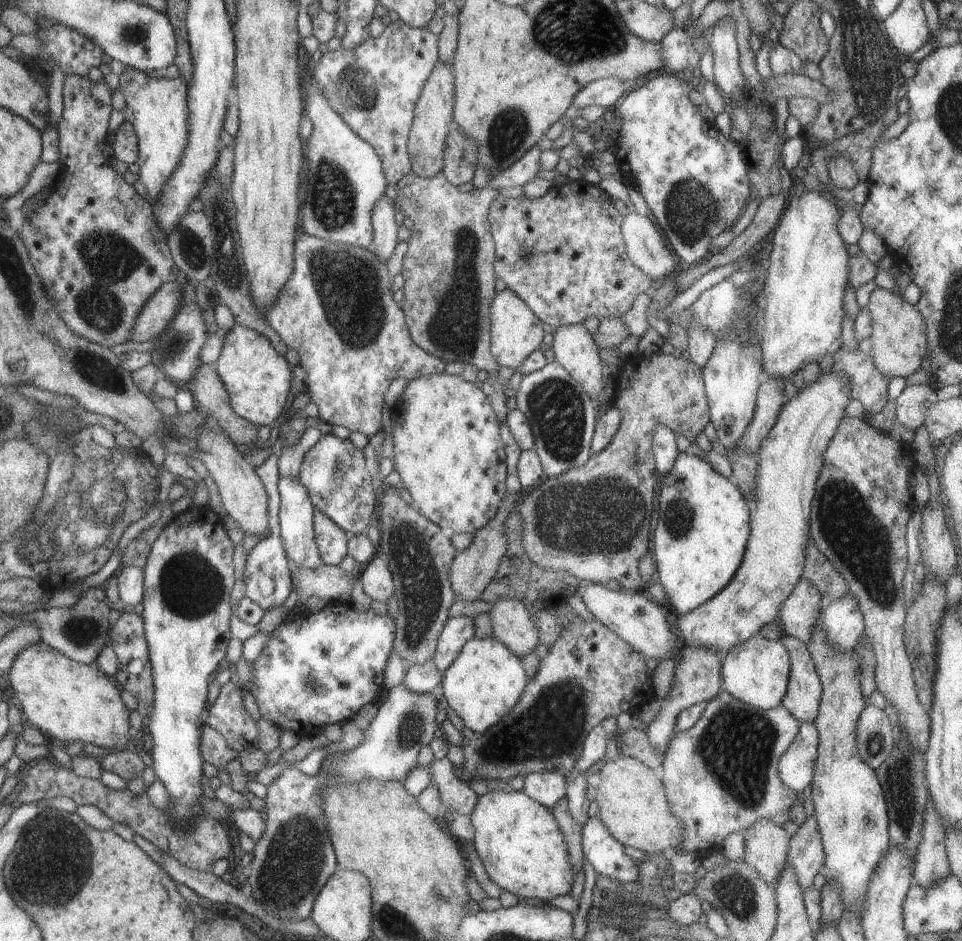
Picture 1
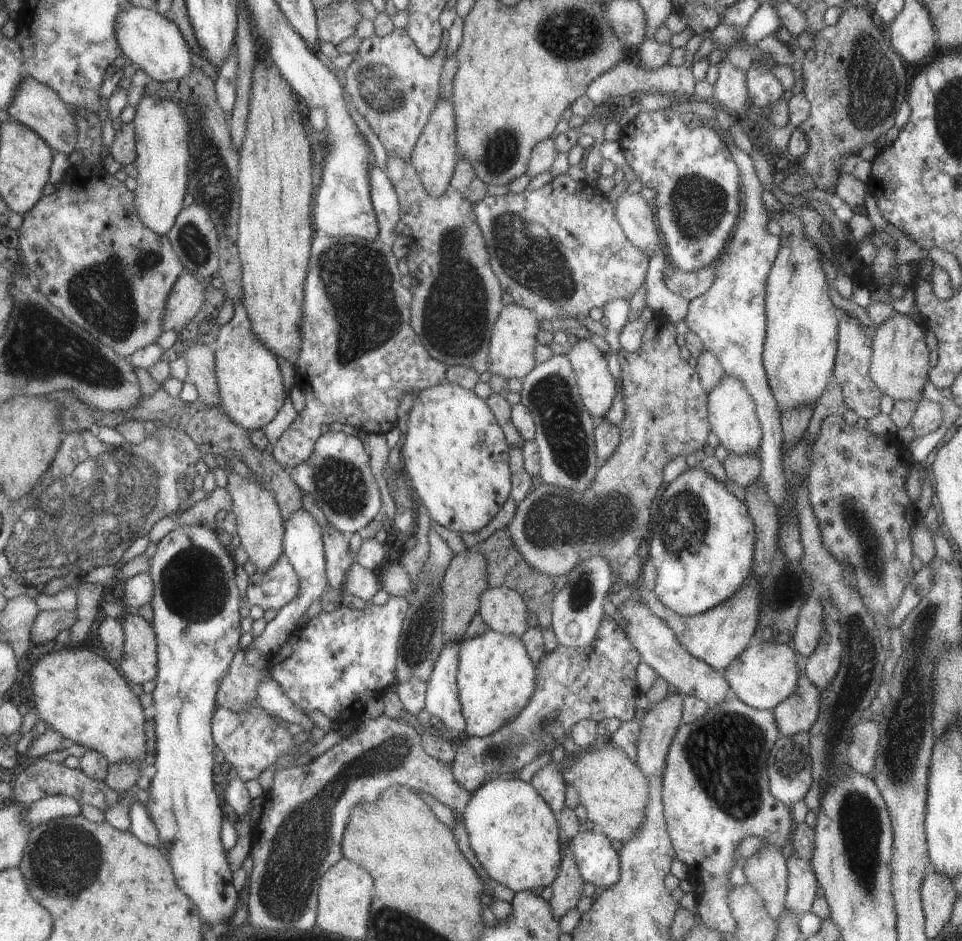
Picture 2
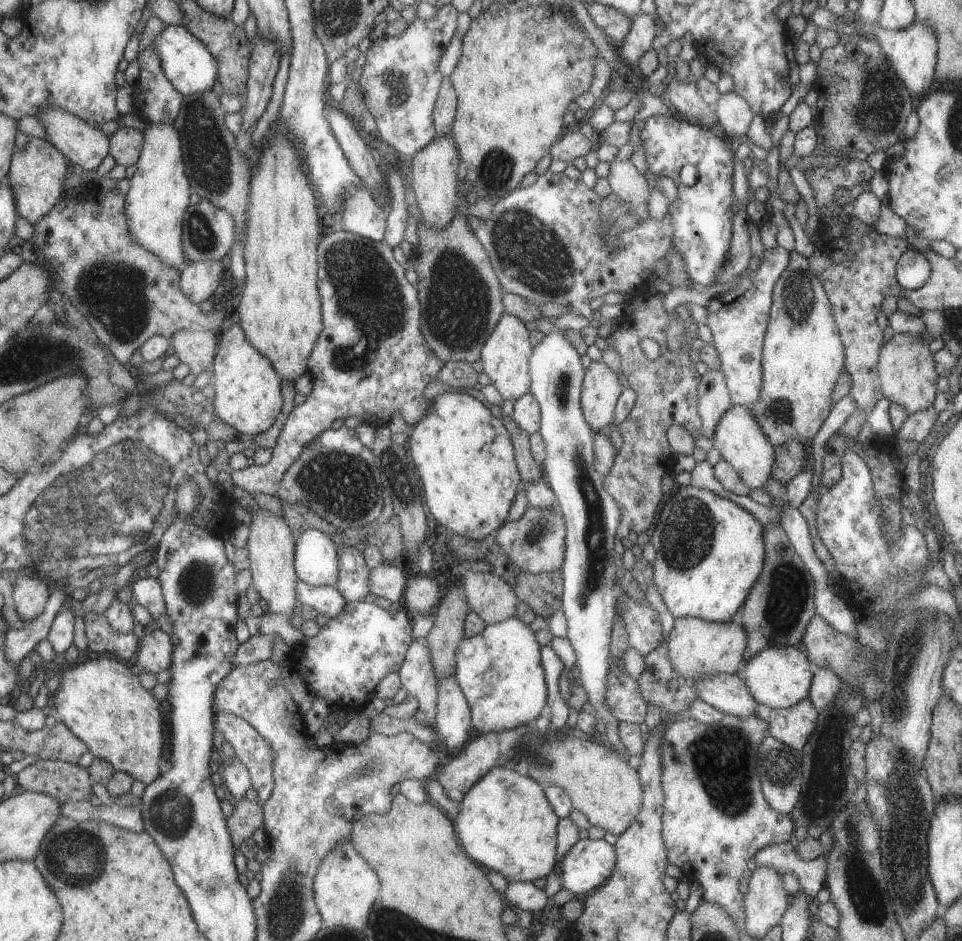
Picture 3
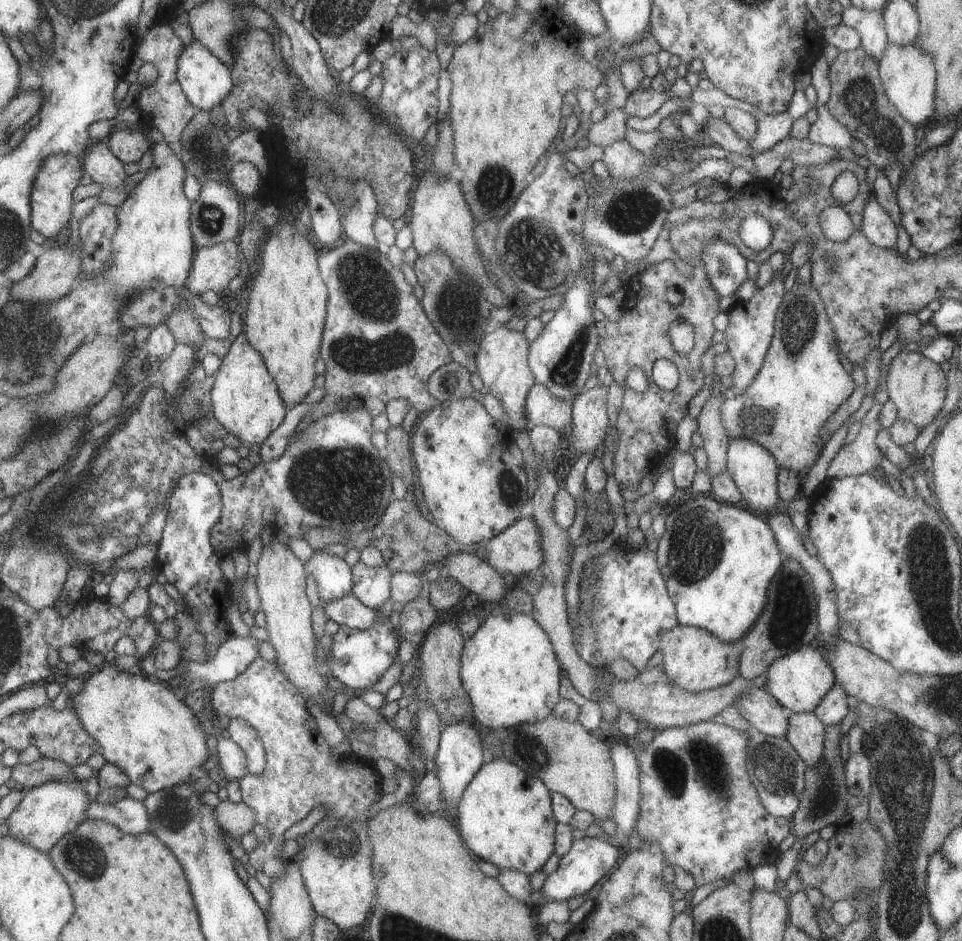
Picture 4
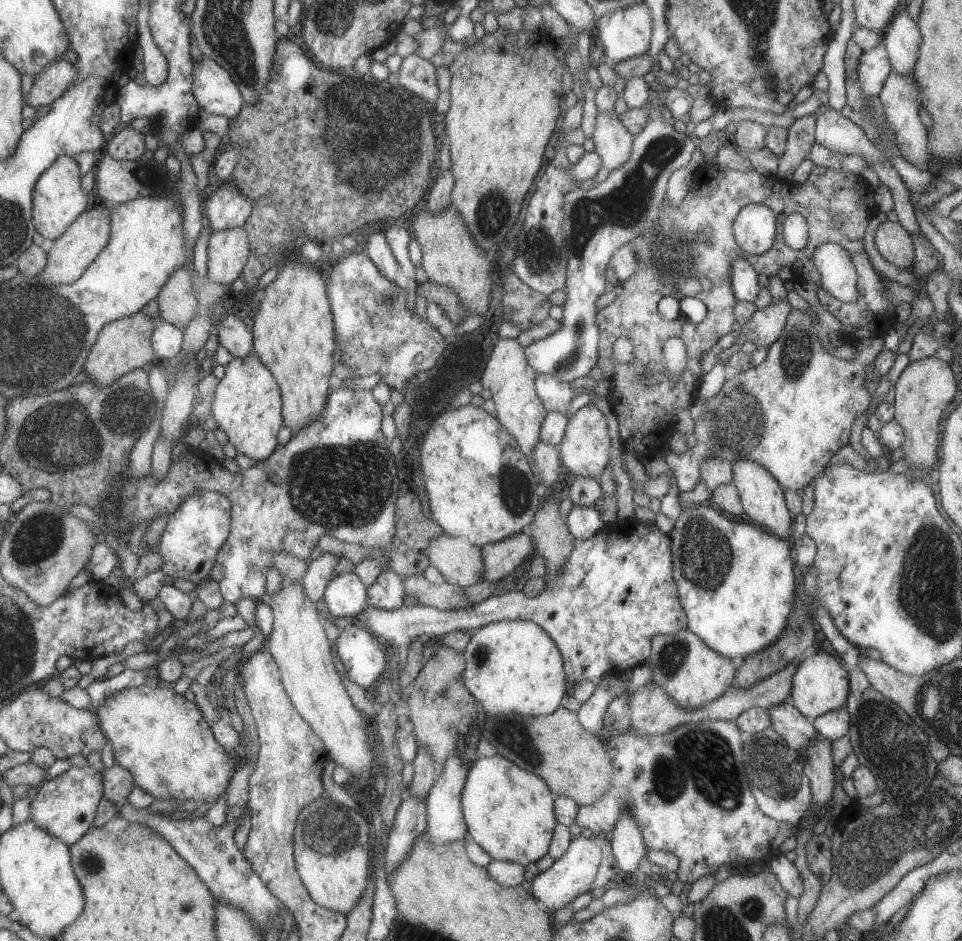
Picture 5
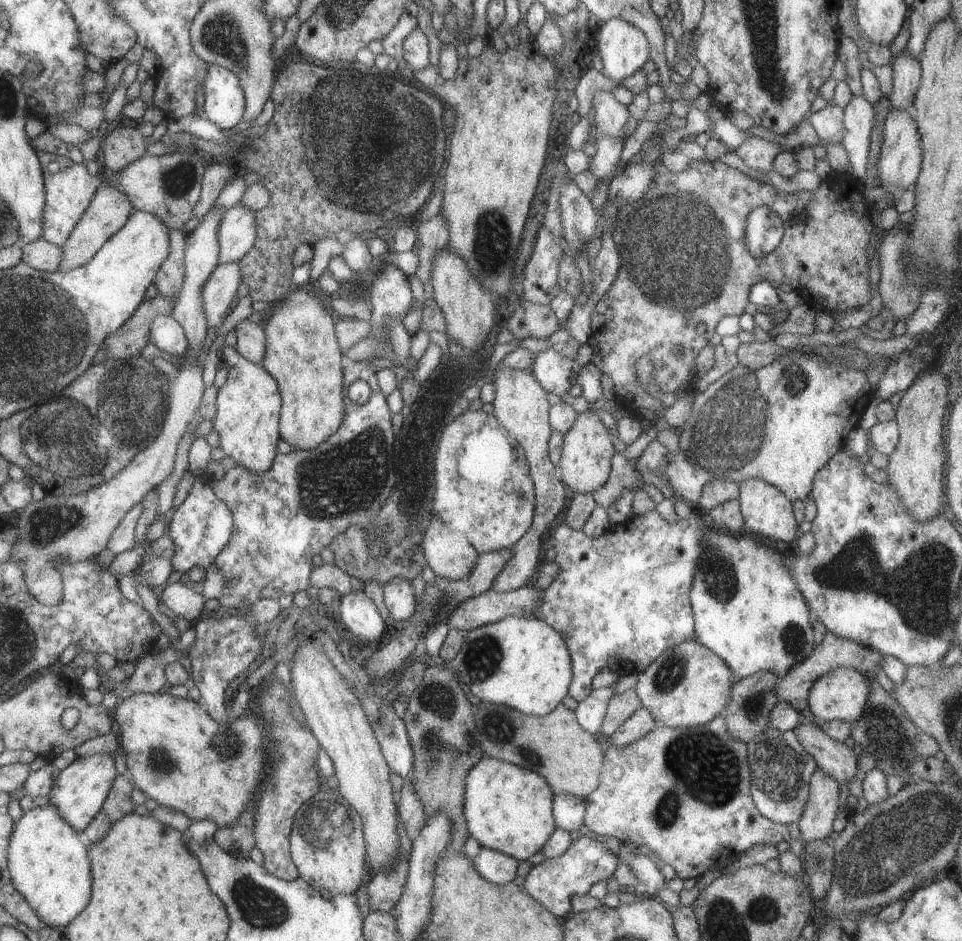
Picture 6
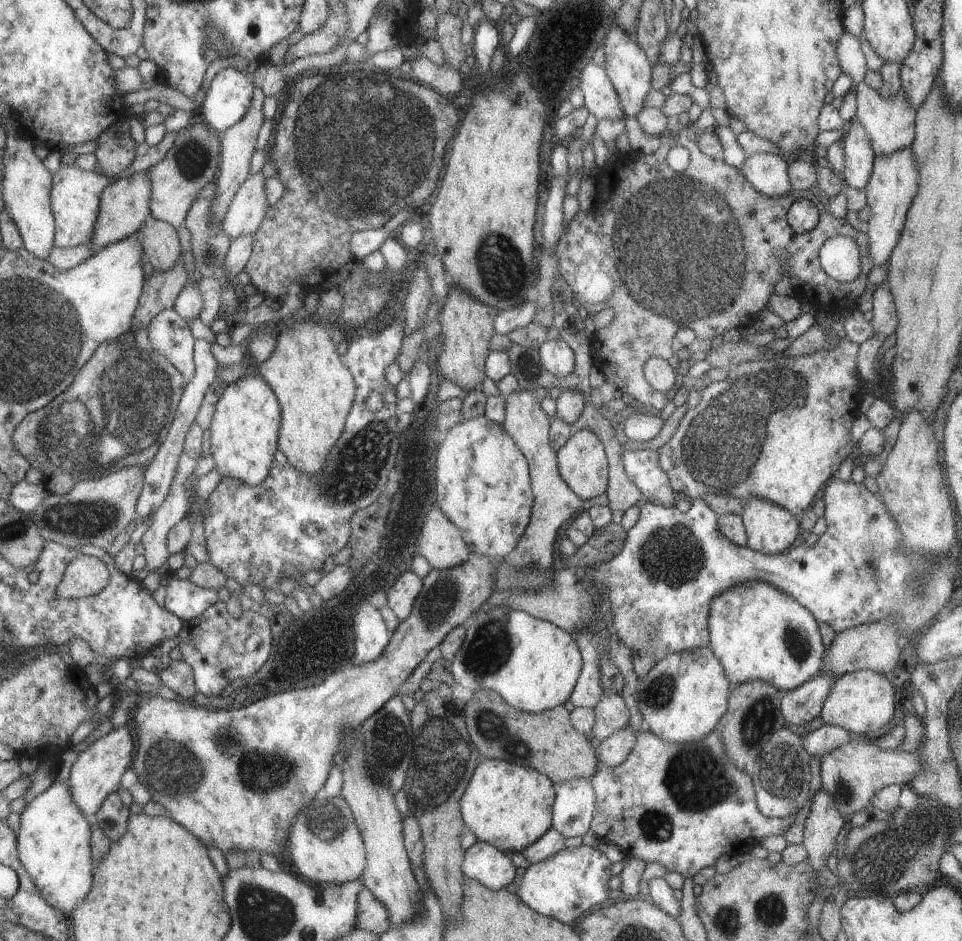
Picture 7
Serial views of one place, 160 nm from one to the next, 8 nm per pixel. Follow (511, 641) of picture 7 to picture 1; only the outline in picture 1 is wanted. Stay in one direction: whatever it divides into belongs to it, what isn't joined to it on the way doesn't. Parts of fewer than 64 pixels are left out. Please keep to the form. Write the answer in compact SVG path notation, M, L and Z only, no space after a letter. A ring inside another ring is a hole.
M475 636L466 640L455 660L440 678L440 695L444 706L448 706L461 718L463 726L476 733L484 733L491 725L502 719L516 703L526 685L525 671L520 658L494 637L480 639Z

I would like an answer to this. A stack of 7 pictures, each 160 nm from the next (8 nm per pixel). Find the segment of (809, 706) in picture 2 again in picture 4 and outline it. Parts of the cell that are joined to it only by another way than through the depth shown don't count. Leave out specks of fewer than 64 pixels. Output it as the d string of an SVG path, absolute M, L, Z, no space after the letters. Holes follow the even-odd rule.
M813 711L786 716L785 740L806 766L815 766L823 752L824 724Z

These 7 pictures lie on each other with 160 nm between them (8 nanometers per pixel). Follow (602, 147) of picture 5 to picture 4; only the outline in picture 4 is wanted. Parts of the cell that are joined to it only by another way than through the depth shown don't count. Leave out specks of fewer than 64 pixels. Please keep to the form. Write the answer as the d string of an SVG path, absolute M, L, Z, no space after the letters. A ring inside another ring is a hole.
M622 139L603 149L602 161L606 164L611 178L628 181L640 174L646 158Z

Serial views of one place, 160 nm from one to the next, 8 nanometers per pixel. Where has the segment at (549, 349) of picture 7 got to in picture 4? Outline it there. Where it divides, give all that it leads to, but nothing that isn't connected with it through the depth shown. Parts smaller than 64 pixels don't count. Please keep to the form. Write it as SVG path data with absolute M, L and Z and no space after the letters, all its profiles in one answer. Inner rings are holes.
M533 383L527 391L522 404L526 430L541 425L561 430L571 422L571 404L553 398L549 391L540 384Z

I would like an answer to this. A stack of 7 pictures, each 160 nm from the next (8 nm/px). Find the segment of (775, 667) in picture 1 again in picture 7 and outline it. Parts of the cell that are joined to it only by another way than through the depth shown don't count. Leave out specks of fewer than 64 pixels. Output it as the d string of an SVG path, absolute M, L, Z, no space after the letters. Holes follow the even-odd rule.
M857 669L841 674L833 681L831 688L828 688L818 716L824 723L845 727L852 736L883 728L891 719L893 701L897 697L891 686L884 674L873 671Z

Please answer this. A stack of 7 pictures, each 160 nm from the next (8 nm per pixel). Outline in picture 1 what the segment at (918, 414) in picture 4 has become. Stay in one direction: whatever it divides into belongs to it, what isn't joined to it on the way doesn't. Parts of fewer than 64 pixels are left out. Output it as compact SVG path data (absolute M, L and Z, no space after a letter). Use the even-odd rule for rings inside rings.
M876 286L869 294L865 308L869 311L871 319L870 356L875 368L889 380L891 377L905 378L919 370L919 364L926 356L926 326L917 307L892 291Z

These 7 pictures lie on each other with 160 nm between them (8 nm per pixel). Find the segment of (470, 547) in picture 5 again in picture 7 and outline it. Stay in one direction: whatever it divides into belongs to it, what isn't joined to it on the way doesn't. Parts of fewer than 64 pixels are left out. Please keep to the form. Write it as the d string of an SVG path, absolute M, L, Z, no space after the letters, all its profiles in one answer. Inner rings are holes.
M431 510L429 520L418 535L417 553L427 560L432 569L445 570L462 565L469 554L460 530L439 510Z

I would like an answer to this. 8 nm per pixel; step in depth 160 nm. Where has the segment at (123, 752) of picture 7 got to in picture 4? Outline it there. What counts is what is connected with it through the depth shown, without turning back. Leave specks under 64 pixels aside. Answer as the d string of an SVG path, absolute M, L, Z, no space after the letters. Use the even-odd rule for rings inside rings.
M75 780L73 783L51 781L23 791L19 803L3 820L7 825L7 835L12 839L32 846L39 852L46 853L59 840L60 836L71 832L84 818L85 808L90 803L83 791L85 782Z

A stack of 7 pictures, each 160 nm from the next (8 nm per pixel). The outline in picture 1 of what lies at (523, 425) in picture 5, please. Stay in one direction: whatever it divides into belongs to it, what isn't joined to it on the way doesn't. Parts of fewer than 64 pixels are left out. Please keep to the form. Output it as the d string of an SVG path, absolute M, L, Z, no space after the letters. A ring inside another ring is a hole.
M507 287L495 293L489 307L490 351L499 366L508 366L516 370L518 364L541 344L544 334L542 322L531 309L513 291Z

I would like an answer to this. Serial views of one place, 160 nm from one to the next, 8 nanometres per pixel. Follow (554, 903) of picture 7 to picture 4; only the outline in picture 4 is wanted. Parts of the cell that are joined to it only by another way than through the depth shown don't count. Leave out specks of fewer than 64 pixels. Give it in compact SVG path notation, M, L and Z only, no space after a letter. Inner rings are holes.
M583 837L580 840L574 840L569 850L560 858L558 868L546 879L539 892L542 895L542 901L560 900L567 901L575 896L585 896L587 890L591 888L599 878L604 874L610 874L619 862L622 852L613 847L607 841L597 838Z

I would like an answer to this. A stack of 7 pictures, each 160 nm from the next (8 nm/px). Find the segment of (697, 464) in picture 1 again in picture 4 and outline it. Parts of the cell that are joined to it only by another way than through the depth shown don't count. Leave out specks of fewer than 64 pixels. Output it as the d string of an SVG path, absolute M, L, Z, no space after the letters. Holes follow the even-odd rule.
M695 496L690 498L683 504L679 504L673 509L667 516L665 516L664 532L661 538L659 538L657 549L656 549L656 561L657 568L659 569L660 575L663 577L664 585L671 599L675 609L675 616L681 625L690 627L701 627L716 636L723 642L733 643L735 640L743 638L744 634L751 628L754 620L758 617L766 599L766 588L769 584L771 576L777 572L781 561L783 560L782 554L779 552L777 543L775 542L773 533L769 528L769 525L759 516L754 514L749 508L744 505L727 504L717 499L708 498L707 496Z

